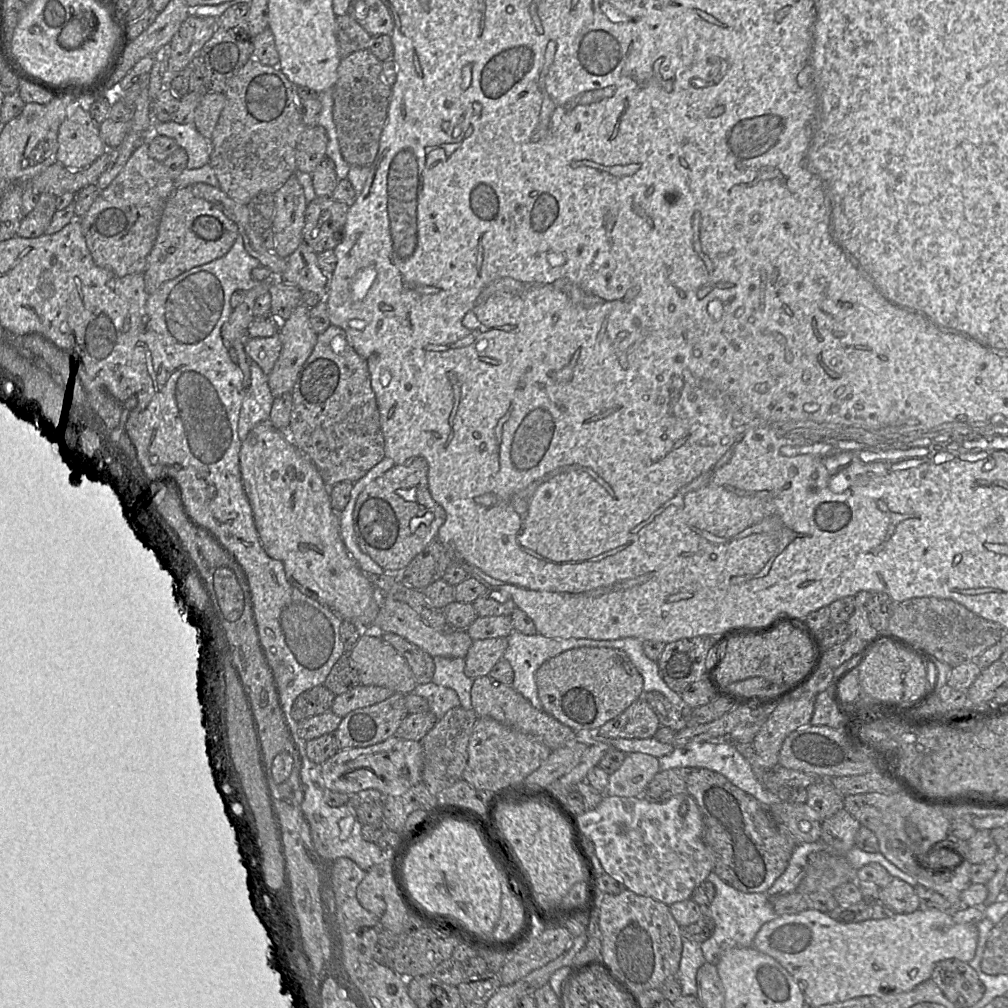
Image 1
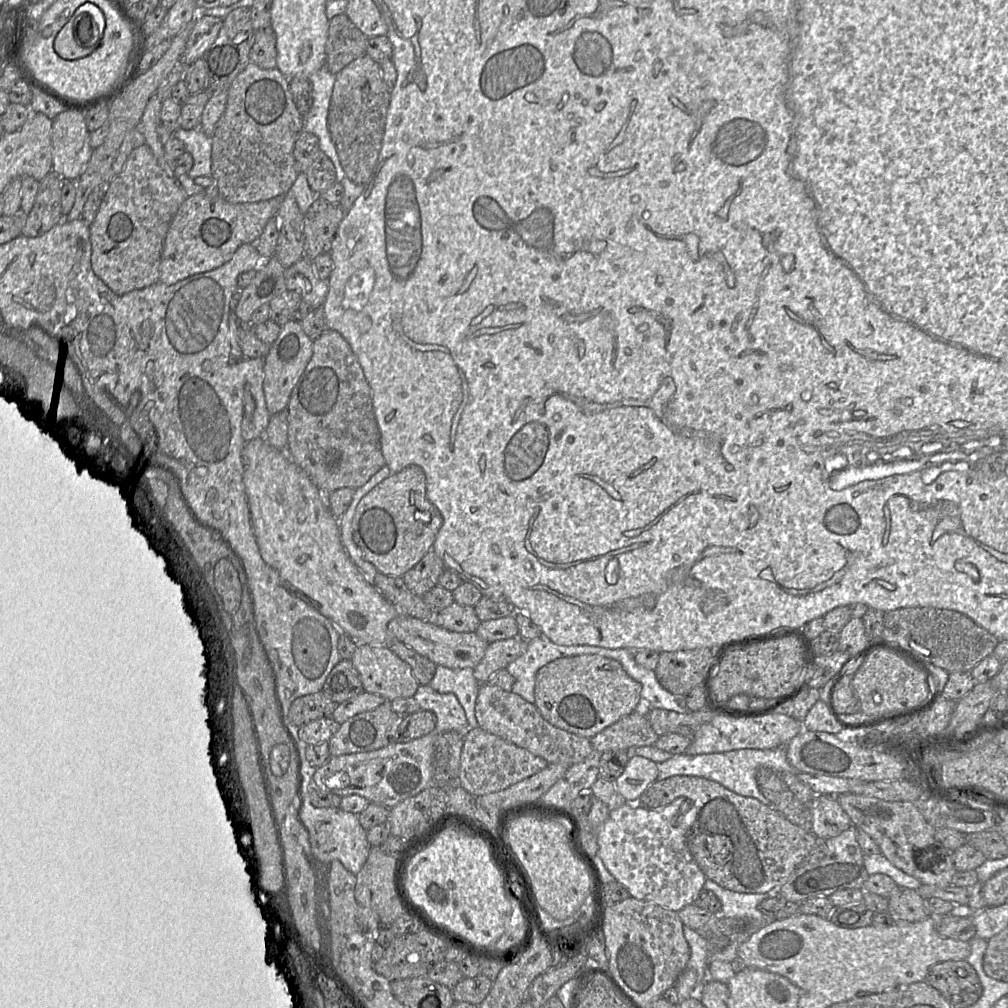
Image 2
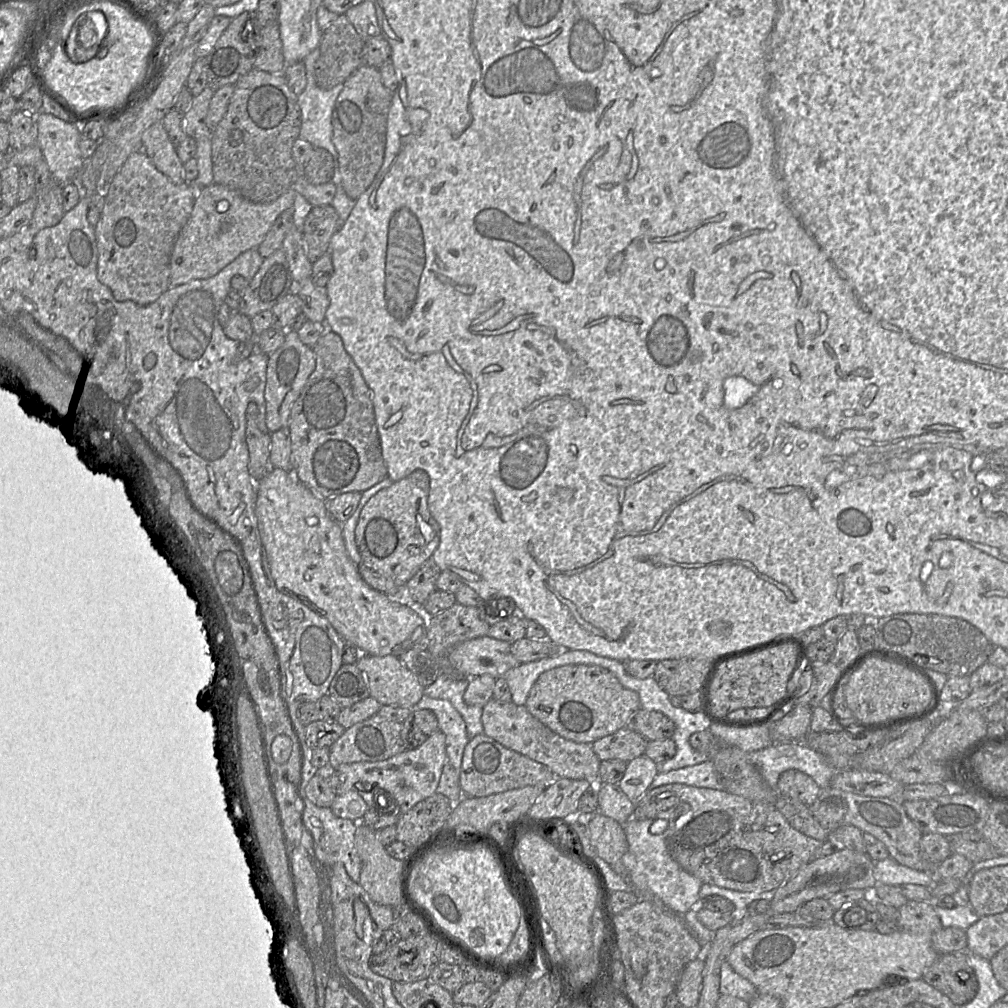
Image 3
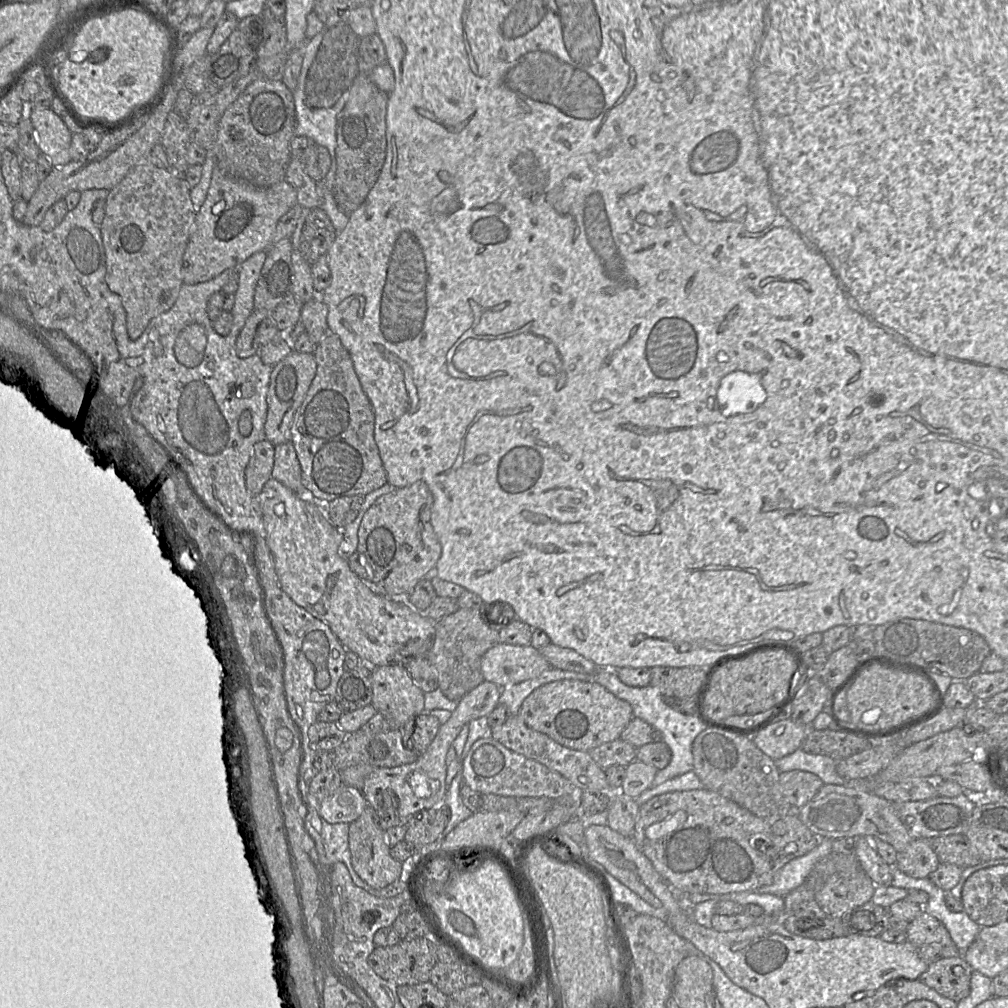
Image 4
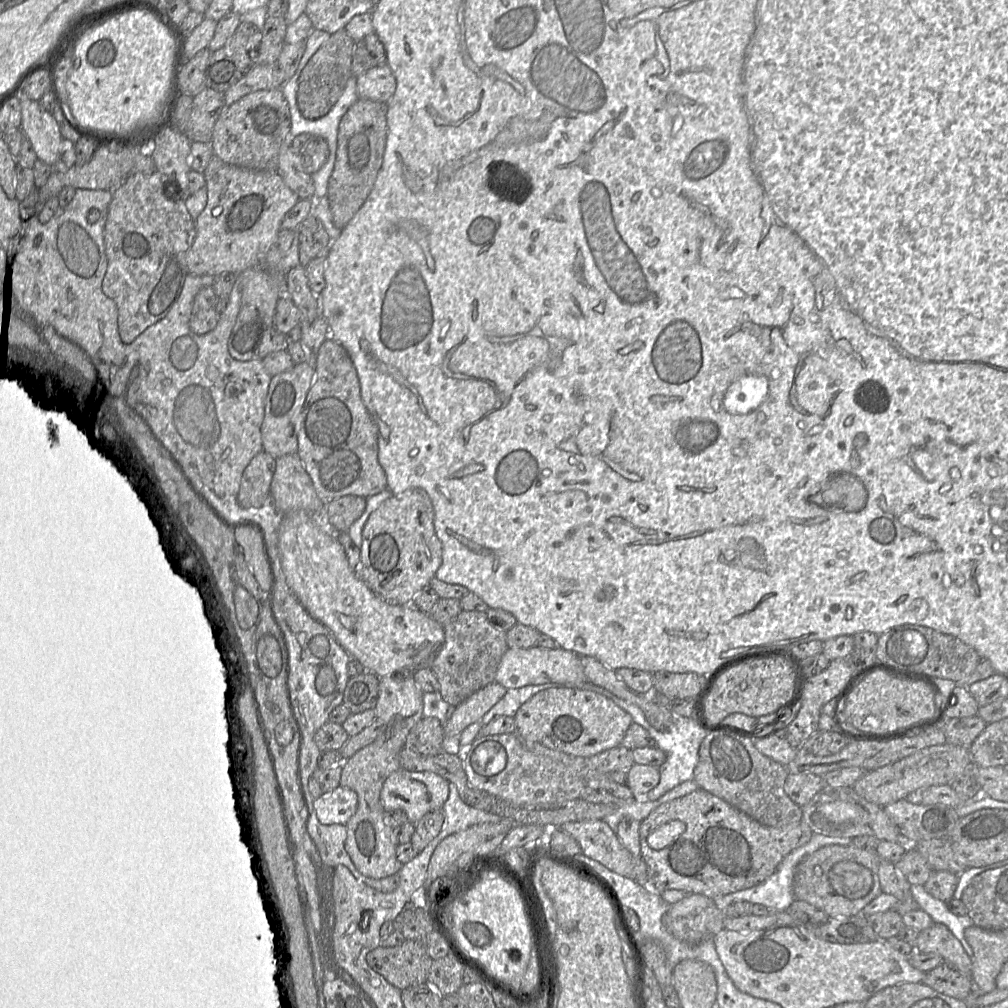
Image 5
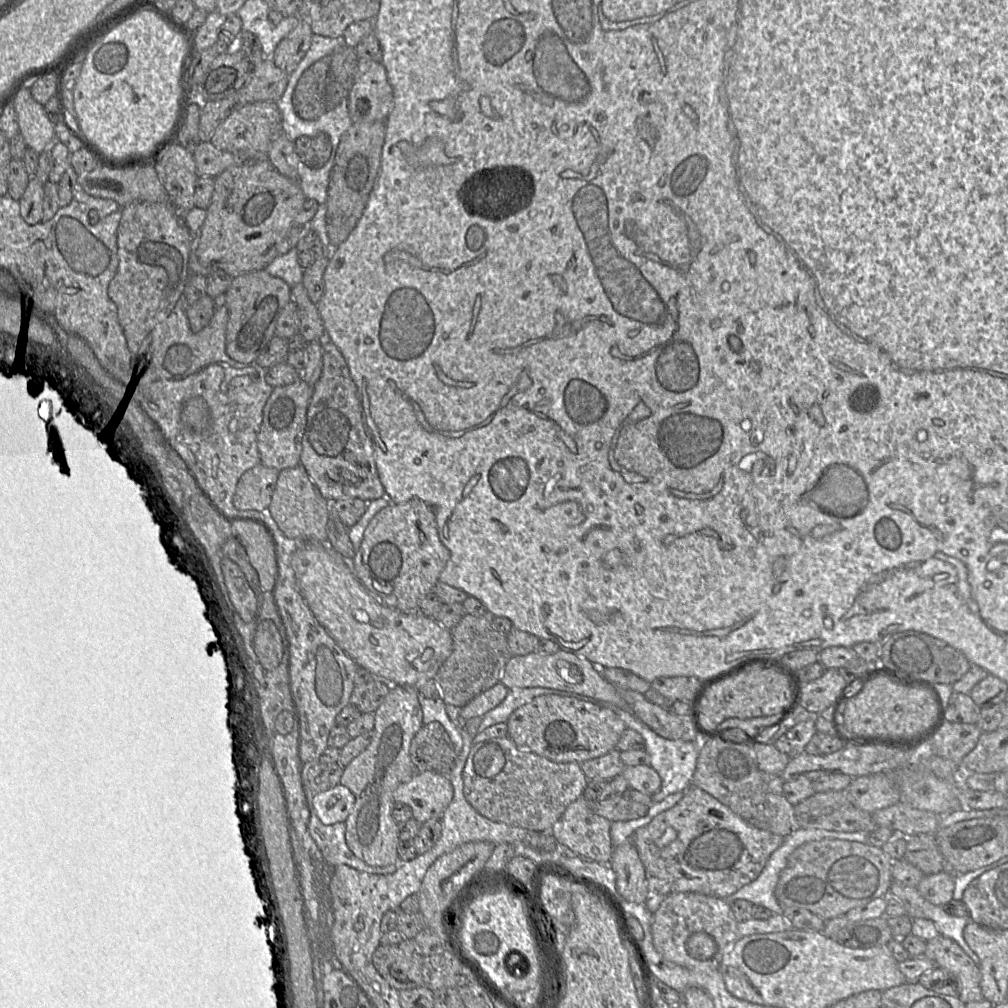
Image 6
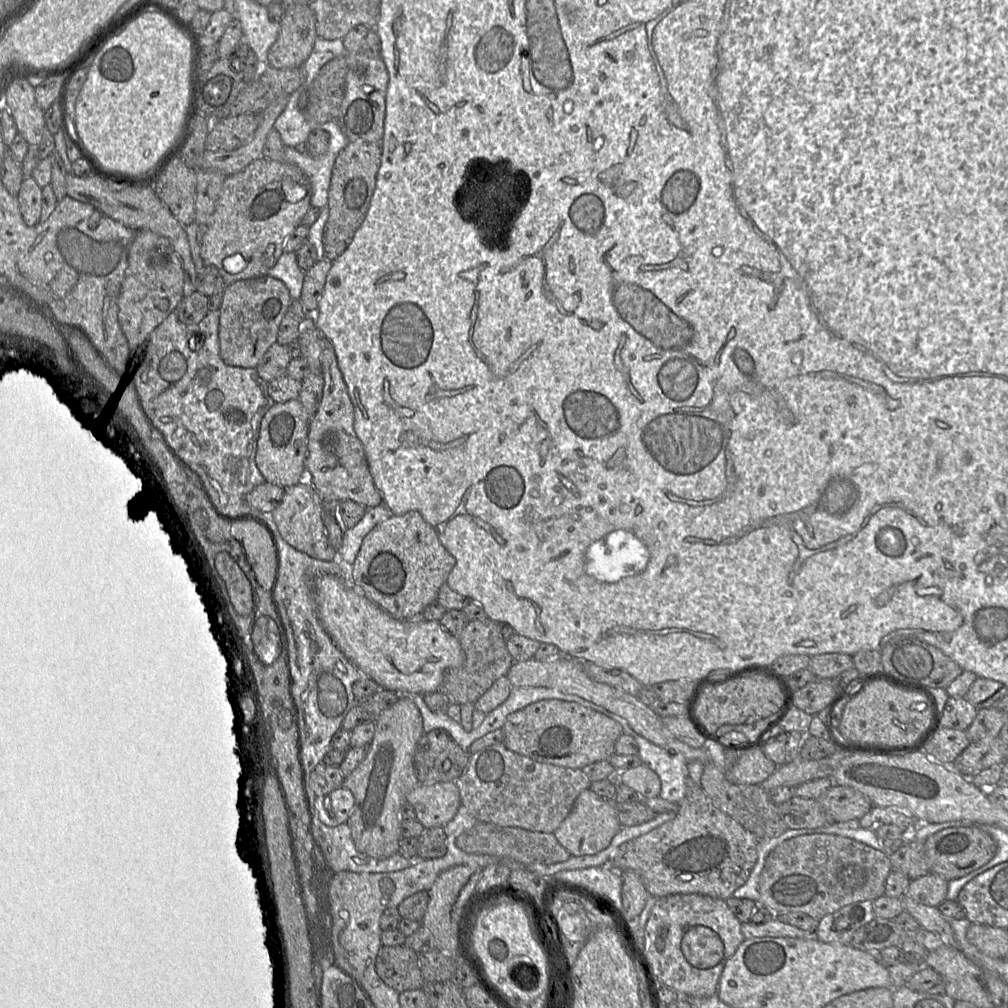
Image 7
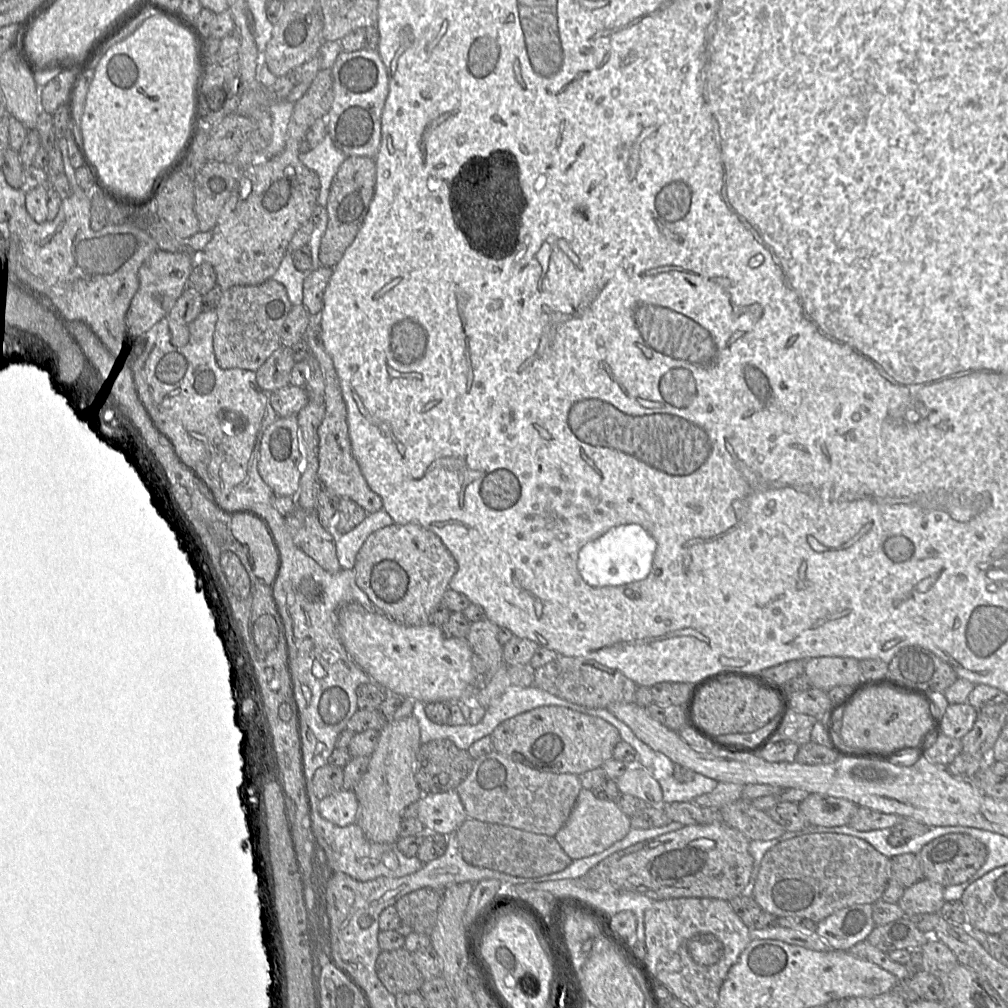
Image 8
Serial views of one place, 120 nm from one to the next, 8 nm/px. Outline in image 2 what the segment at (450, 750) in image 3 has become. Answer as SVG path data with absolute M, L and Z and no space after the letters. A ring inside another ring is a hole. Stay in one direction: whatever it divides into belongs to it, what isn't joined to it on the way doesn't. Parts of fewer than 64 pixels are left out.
M419 685L413 698L422 710L435 714L436 733L457 731L466 735L468 723L465 711L453 693L439 693L429 685Z

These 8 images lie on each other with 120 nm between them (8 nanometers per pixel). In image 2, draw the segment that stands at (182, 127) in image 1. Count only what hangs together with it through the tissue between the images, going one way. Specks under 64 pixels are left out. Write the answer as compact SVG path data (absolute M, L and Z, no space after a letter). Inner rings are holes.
M180 127L172 134L185 144L186 151L189 152L193 157L194 164L188 173L189 177L194 180L199 176L211 176L211 137L207 136L201 127L190 130Z

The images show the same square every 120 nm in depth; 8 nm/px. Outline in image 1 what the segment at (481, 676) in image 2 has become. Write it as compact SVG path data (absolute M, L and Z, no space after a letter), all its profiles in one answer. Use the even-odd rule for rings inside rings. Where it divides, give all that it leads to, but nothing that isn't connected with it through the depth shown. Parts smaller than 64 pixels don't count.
M507 637L473 640L464 658L465 674L472 679L489 675L507 647Z

